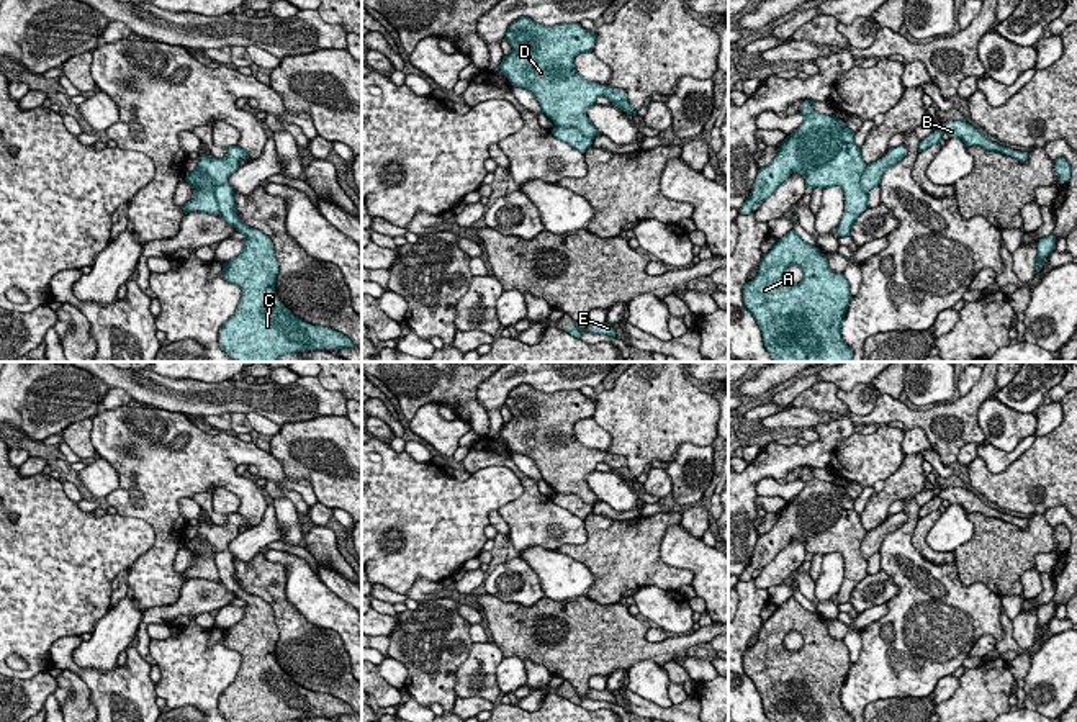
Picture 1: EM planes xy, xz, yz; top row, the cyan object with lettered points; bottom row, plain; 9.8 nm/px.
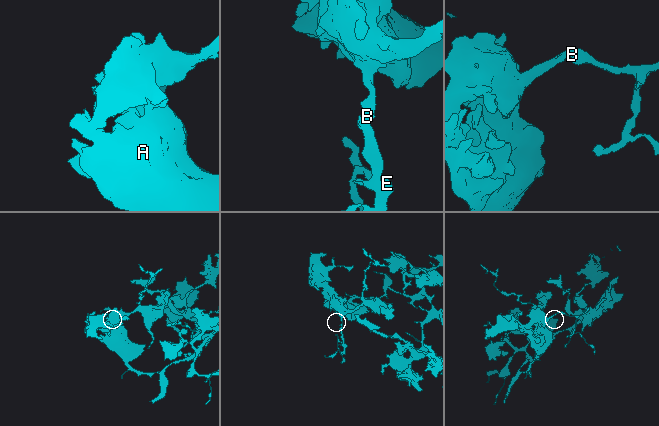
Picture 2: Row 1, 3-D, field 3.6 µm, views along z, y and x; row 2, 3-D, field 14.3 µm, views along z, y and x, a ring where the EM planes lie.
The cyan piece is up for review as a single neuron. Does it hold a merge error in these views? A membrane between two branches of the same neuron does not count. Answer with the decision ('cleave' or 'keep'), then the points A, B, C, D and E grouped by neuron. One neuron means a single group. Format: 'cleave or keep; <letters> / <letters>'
keep; A B C D E

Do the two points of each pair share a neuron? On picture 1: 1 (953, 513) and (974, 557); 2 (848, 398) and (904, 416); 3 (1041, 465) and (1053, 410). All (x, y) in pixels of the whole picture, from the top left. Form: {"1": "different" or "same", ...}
{"1": "different", "2": "different", "3": "different"}

